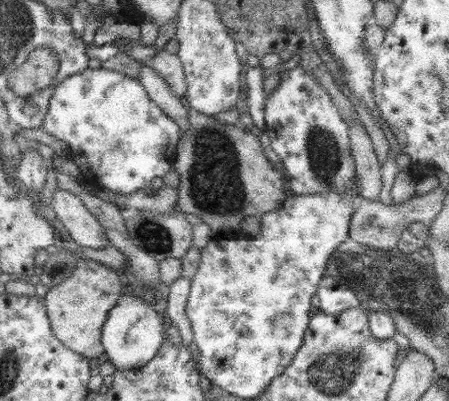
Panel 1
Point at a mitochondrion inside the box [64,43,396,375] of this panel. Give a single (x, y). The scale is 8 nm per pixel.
(216, 190)

